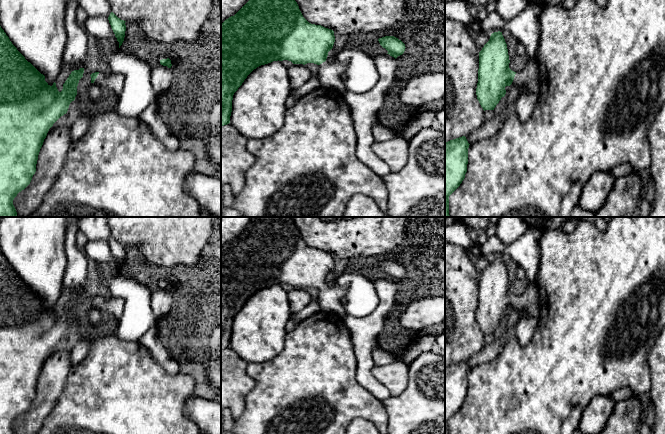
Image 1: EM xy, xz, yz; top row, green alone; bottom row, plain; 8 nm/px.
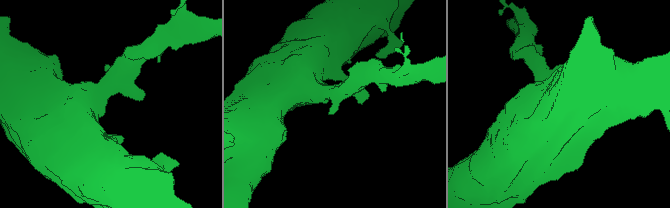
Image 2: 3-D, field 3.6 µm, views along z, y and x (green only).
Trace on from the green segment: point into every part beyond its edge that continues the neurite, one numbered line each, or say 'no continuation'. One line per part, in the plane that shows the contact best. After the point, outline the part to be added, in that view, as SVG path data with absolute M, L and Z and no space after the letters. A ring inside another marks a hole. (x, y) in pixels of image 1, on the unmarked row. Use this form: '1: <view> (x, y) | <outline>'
1: yz (527, 303) | M529 283L522 295L516 296L512 308L523 313L523 317L539 317L539 292L536 284Z

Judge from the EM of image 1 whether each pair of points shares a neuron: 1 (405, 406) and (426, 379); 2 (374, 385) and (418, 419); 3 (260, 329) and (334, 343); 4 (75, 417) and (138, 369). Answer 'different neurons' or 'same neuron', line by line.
1: same neuron
2: different neurons
3: different neurons
4: same neuron

